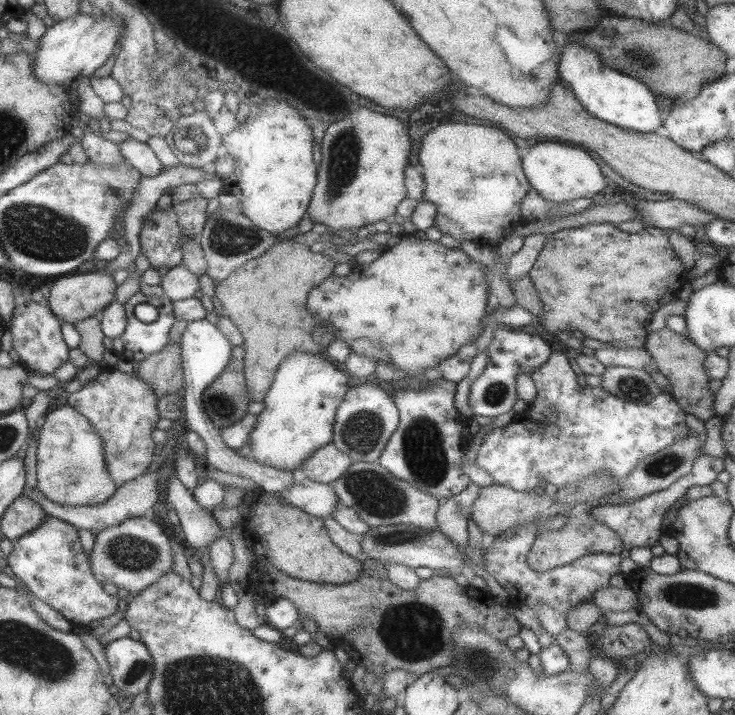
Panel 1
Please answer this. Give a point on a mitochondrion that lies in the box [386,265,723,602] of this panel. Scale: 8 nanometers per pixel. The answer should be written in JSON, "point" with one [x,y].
{"point":[426,457]}

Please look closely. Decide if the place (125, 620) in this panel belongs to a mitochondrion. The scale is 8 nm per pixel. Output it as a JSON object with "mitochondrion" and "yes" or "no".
{"mitochondrion":"no"}

